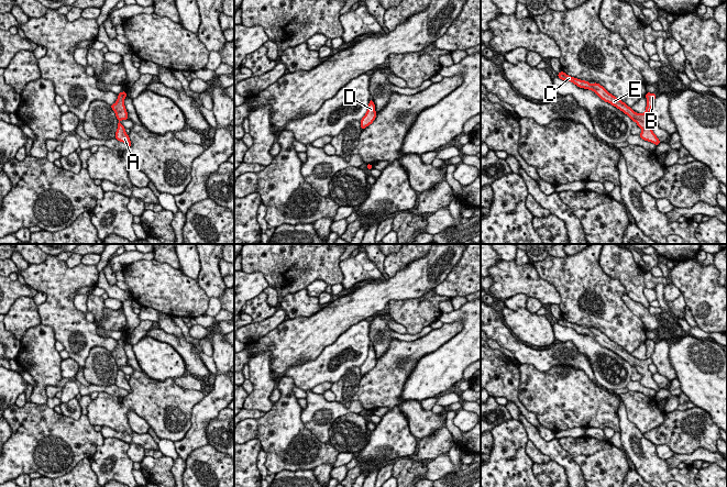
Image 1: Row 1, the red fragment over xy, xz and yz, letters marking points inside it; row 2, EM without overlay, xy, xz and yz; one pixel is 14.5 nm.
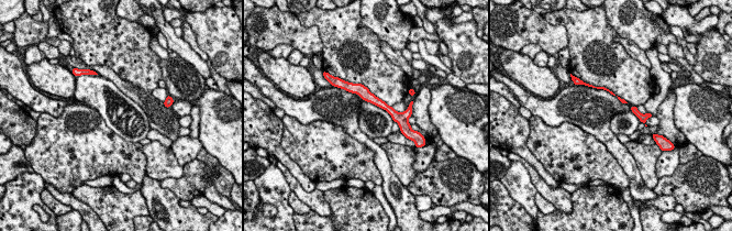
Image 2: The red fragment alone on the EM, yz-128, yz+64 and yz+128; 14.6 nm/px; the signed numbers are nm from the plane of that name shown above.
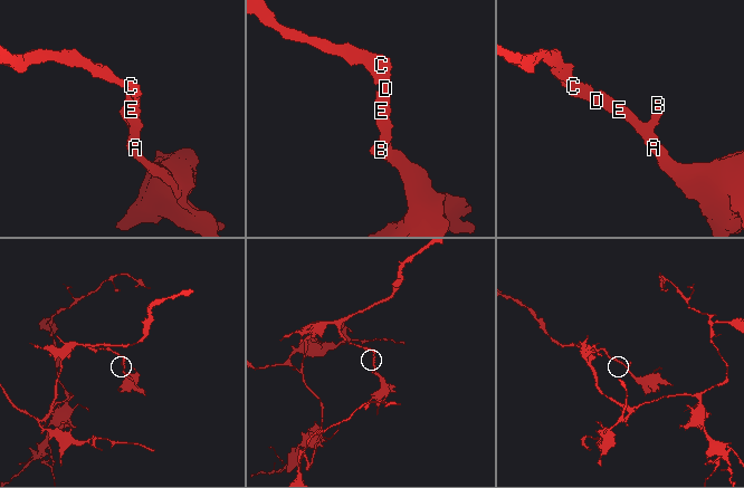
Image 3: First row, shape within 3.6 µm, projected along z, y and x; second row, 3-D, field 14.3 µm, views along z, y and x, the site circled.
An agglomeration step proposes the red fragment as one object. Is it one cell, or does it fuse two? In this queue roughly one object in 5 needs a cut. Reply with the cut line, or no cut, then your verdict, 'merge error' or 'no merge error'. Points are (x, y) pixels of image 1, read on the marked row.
no cut; no merge error

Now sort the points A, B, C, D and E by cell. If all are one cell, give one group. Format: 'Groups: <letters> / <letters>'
Groups: A B C D E

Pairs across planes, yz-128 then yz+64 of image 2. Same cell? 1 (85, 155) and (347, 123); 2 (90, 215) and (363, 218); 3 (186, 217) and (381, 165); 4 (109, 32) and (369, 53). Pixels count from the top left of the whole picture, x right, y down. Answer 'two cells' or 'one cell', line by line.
1: two cells
2: two cells
3: one cell
4: one cell

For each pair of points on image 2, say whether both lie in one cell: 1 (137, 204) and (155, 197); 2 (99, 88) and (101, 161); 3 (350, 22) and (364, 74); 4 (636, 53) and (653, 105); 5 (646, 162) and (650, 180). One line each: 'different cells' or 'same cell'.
1: different cells
2: different cells
3: same cell
4: different cells
5: same cell

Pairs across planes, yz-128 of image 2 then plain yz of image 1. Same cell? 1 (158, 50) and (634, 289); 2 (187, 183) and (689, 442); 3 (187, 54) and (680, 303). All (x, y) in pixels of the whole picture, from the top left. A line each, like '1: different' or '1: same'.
1: same
2: same
3: same

